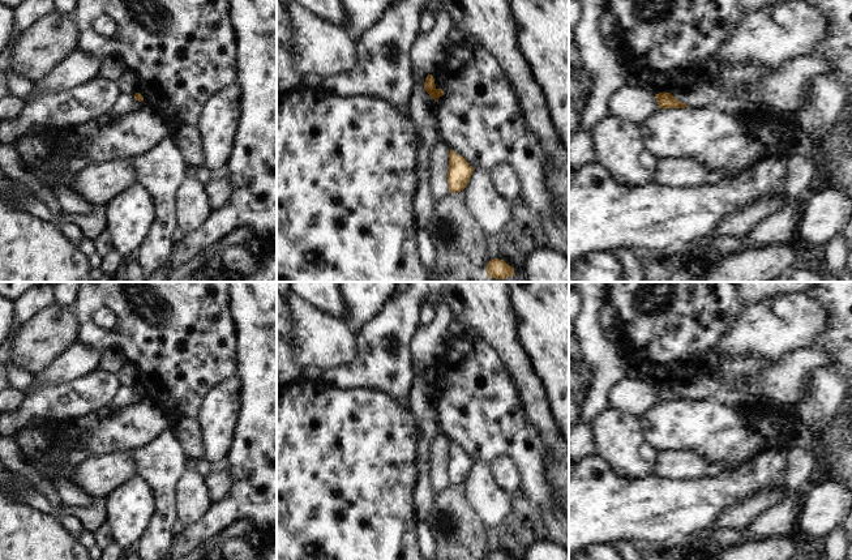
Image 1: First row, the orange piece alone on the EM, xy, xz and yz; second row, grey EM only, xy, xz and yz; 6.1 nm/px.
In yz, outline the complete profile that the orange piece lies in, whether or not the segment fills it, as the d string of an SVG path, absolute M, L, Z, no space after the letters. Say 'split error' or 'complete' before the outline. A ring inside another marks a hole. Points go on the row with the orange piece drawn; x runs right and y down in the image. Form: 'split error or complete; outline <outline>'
complete; outline M671 93L655 94L659 108L685 108L685 103L677 101Z

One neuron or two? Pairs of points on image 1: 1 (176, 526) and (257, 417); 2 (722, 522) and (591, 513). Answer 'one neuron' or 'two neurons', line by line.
1: two neurons
2: two neurons

